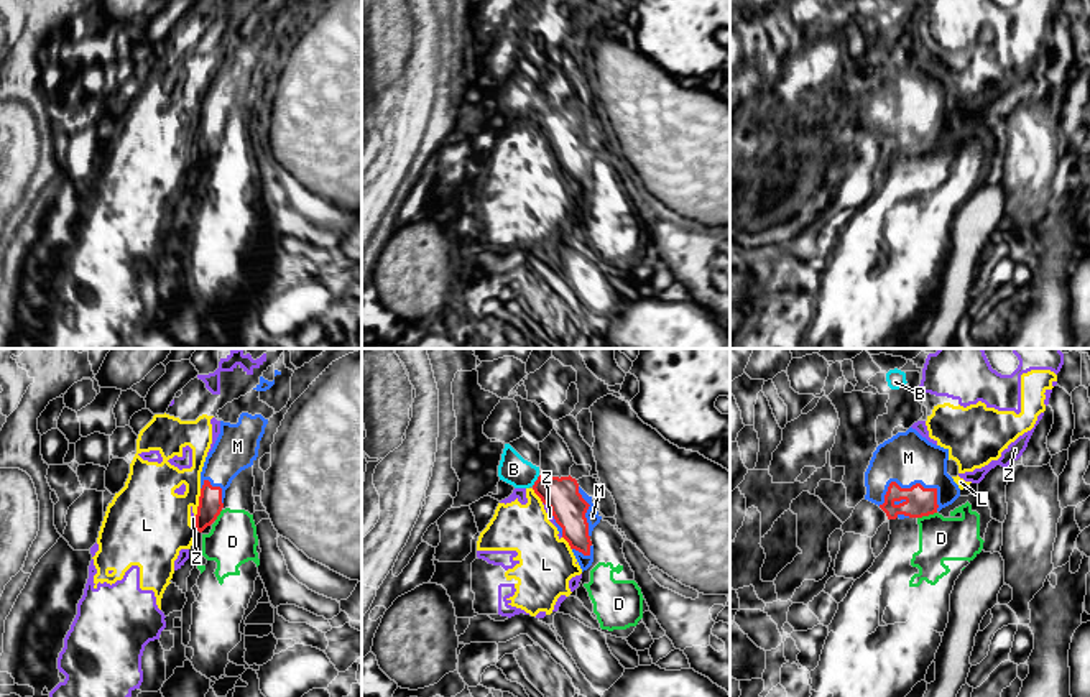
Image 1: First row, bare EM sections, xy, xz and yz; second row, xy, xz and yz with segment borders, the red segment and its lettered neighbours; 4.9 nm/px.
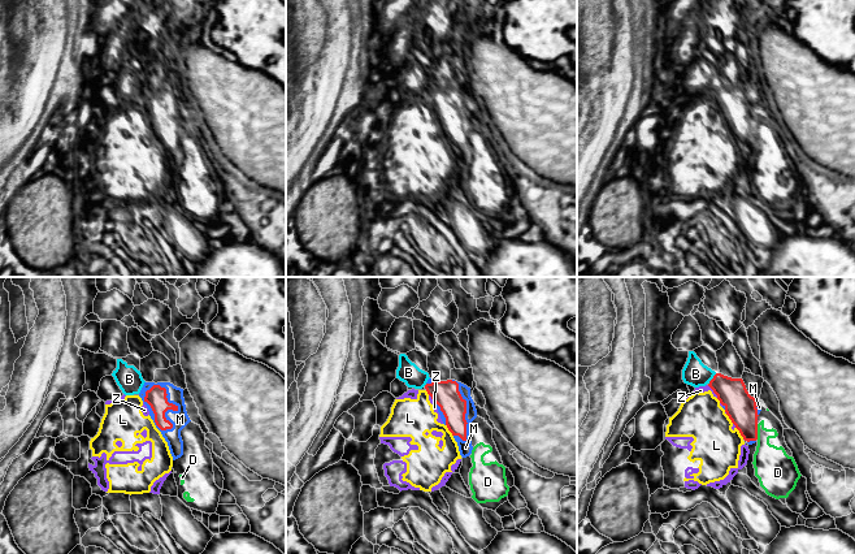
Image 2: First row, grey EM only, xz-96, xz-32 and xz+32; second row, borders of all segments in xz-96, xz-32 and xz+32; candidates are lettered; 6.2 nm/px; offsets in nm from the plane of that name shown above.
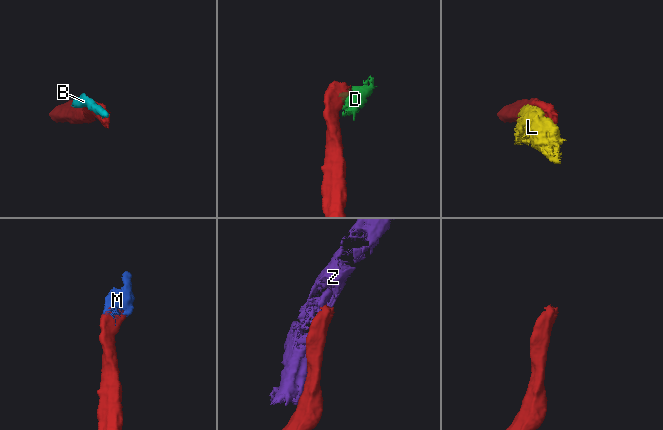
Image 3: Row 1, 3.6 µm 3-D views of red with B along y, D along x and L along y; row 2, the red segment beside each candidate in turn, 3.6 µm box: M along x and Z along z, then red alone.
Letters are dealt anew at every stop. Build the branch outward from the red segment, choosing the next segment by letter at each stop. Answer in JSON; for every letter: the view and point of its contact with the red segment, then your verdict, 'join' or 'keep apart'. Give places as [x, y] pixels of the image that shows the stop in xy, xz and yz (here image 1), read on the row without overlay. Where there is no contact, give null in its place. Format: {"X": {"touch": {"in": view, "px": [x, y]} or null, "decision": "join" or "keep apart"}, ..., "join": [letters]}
{"B": {"touch": {"in": "xz", "px": [536, 112]}, "decision": "keep apart"}, "D": {"touch": {"in": "yz", "px": [926, 147]}, "decision": "keep apart"}, "L": {"touch": {"in": "xy", "px": [199, 133]}, "decision": "keep apart"}, "M": {"touch": {"in": "yz", "px": [900, 119]}, "decision": "join"}, "Z": {"touch": {"in": "xy", "px": [196, 153]}, "decision": "keep apart"}, "join": ["M"]}

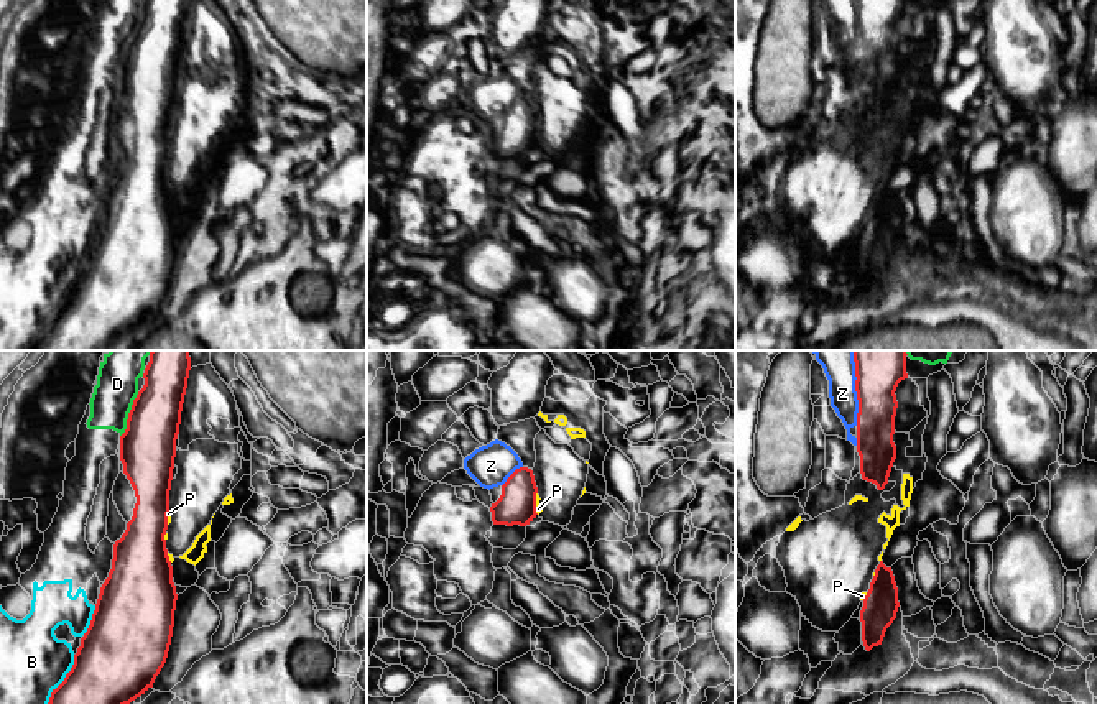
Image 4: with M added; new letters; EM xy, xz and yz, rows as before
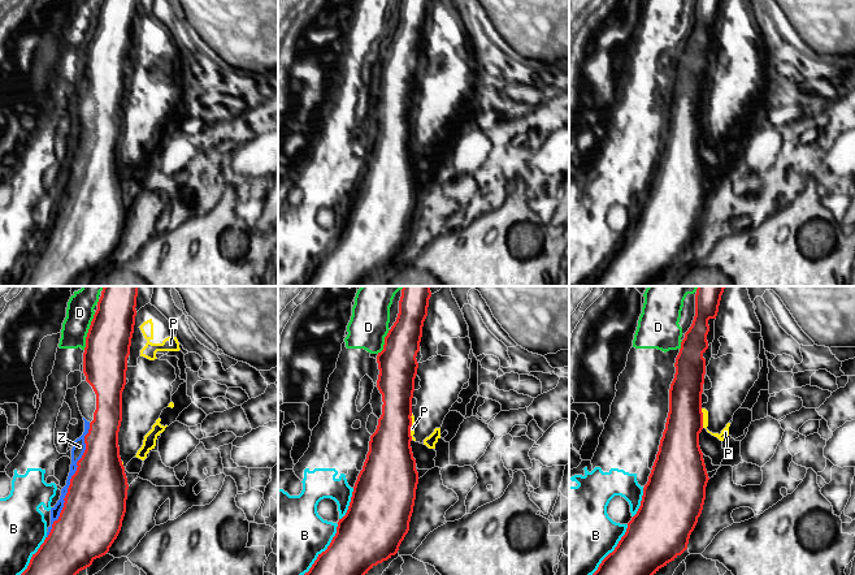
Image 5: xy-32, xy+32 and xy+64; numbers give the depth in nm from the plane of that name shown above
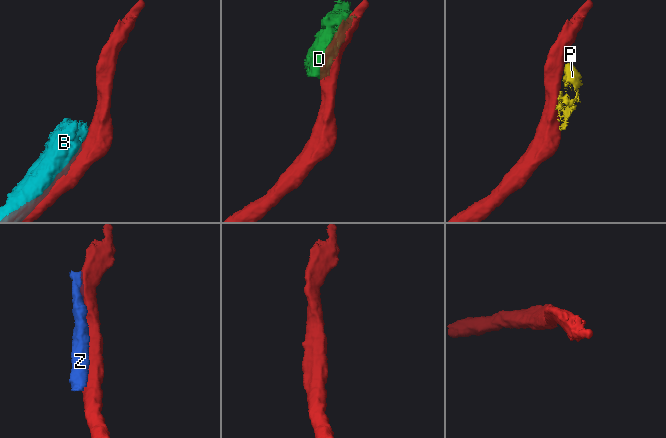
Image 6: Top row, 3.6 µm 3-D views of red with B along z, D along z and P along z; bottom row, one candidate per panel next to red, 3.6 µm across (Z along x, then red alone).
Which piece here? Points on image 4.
{"B": {"touch": {"in": "xy", "px": [55, 321]}, "decision": "keep apart"}, "D": {"touch": {"in": "xy", "px": [129, 46]}, "decision": "keep apart"}, "P": {"touch": {"in": "xz", "px": [535, 135]}, "decision": "keep apart"}, "Z": {"touch": {"in": "yz", "px": [857, 28]}, "decision": "keep apart"}, "join": []}

